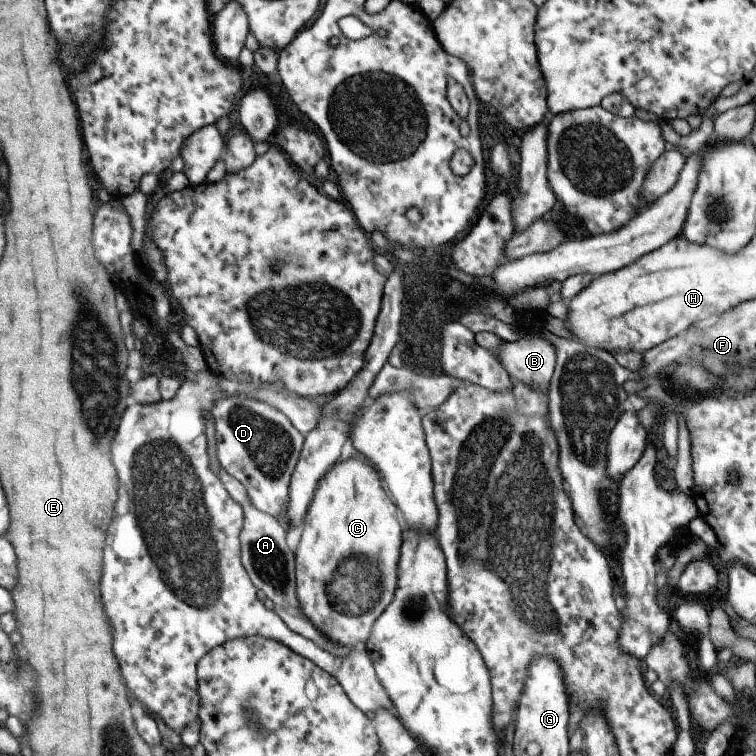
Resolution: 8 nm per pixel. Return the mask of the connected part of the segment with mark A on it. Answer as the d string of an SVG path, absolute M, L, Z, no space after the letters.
M221 467L219 470L219 479L225 484L231 497L243 506L245 522L242 531L242 562L246 570L250 572L251 581L258 590L265 593L274 604L274 611L279 614L283 621L291 628L291 631L302 635L308 640L313 640L318 646L321 646L327 652L345 658L353 652L353 648L343 648L335 644L331 638L327 638L317 626L309 619L309 616L303 612L301 602L299 602L298 585L296 582L296 552L293 552L287 544L287 532L281 528L277 518L261 512L249 498L247 488L243 486L237 478L233 477L227 470Z

